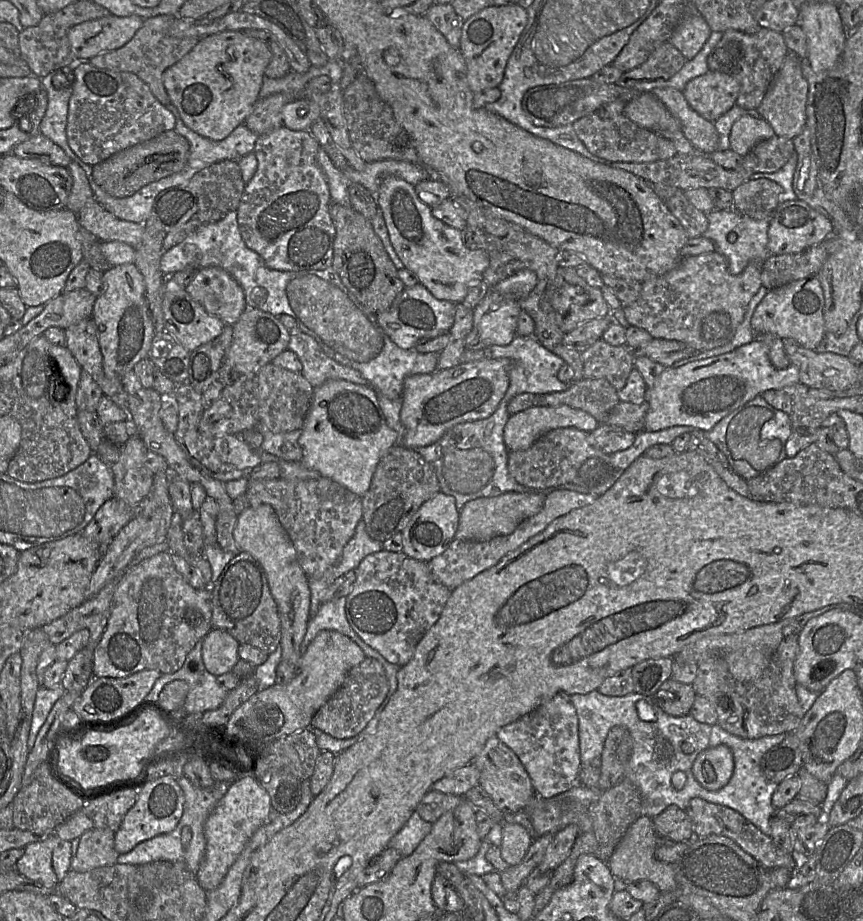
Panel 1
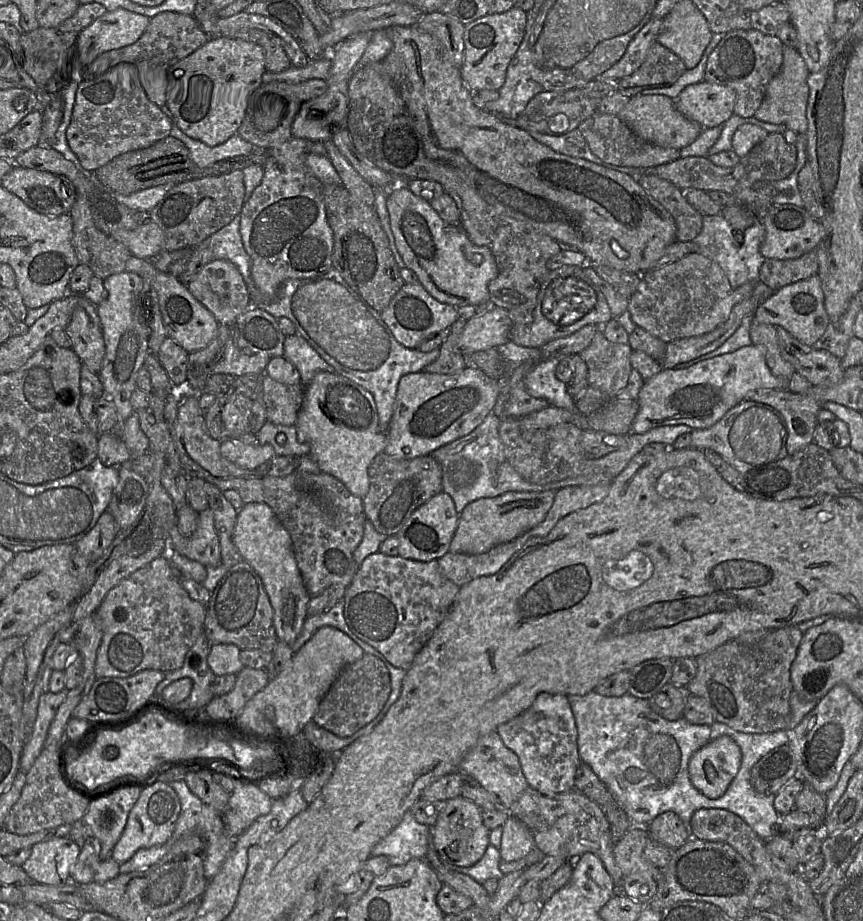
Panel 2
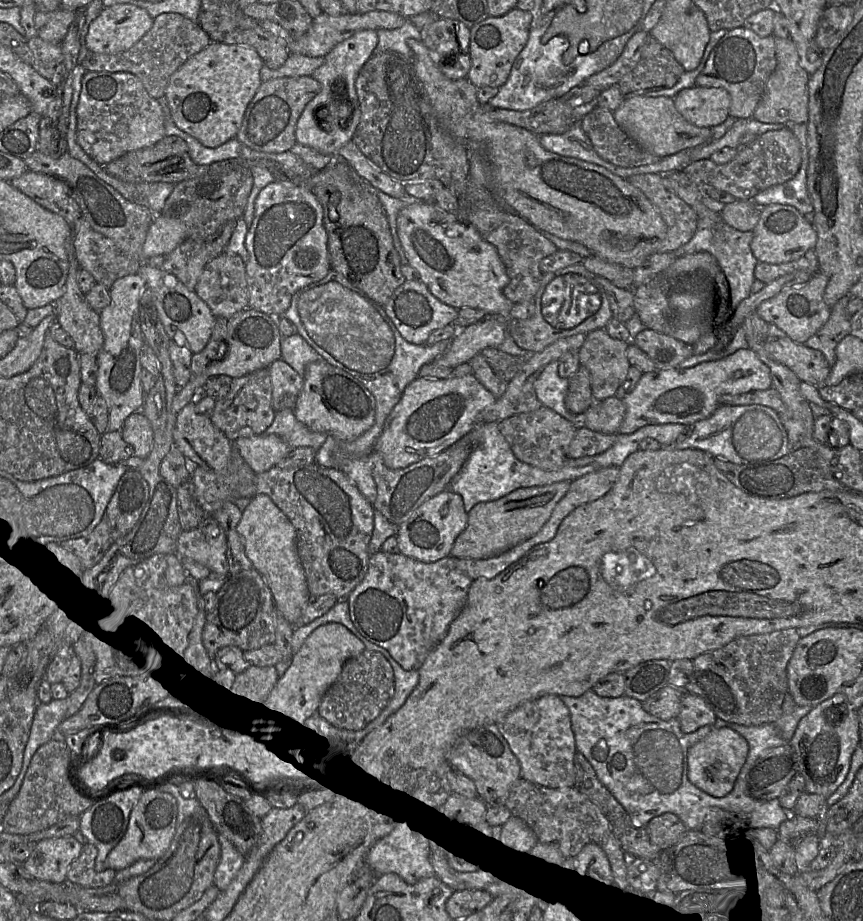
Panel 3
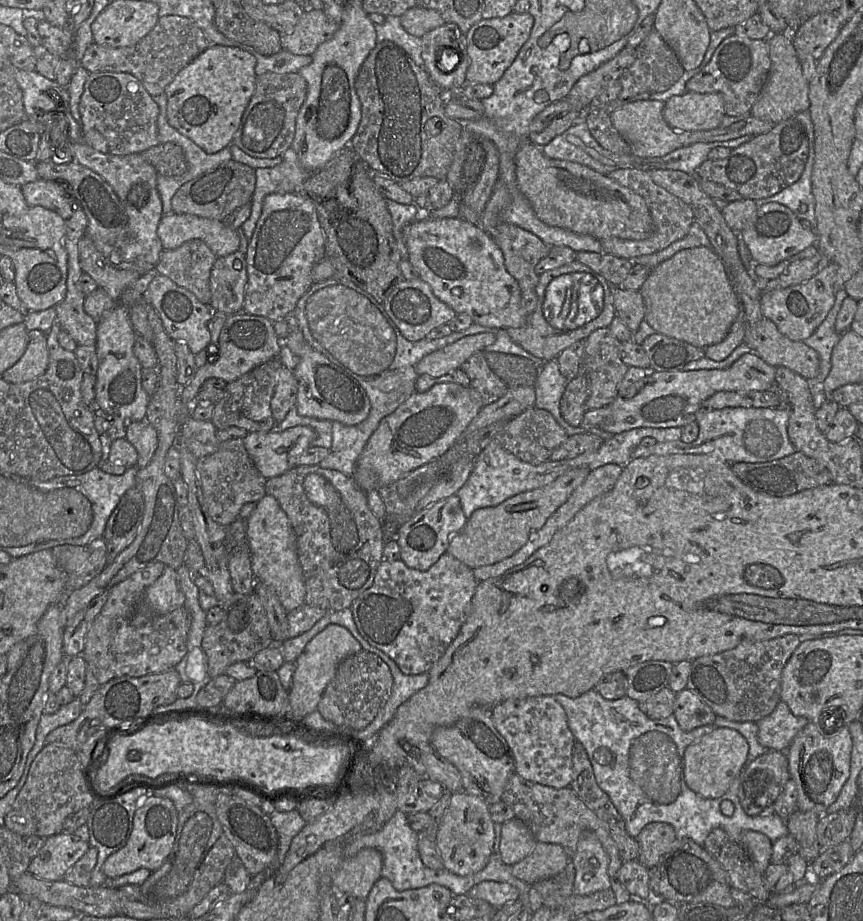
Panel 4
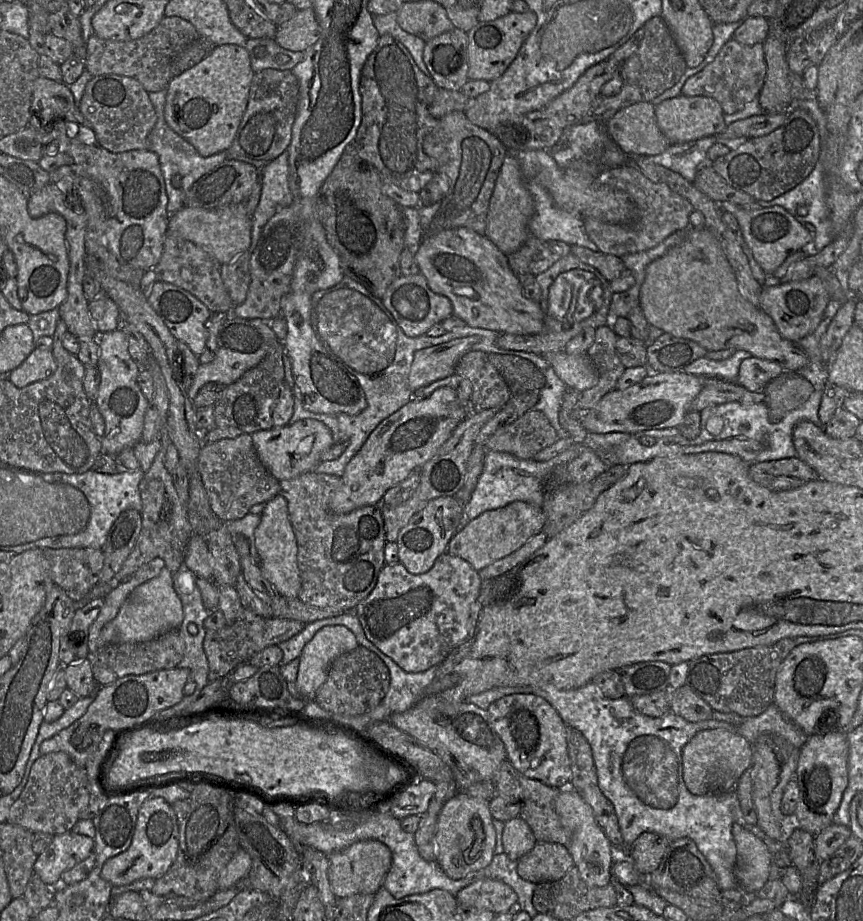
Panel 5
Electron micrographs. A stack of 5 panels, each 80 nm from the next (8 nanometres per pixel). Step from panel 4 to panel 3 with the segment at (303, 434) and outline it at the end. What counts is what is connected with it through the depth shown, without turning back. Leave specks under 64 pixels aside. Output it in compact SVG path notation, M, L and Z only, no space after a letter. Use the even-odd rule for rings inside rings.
M275 434L238 438L232 444L256 474L275 467L292 450Z

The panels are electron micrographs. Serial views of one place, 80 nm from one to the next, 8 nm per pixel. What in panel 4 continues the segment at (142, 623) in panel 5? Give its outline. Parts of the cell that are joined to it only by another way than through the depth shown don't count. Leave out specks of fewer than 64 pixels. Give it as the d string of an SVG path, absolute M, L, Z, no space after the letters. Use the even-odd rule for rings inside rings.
M165 566L161 576L144 592L146 602L157 614L167 614L185 603L185 596L179 587L177 570Z

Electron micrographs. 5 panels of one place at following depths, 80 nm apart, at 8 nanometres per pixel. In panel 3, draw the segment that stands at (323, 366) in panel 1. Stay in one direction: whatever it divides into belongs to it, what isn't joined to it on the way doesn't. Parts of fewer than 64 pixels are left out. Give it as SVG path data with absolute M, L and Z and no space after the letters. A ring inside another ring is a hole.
M297 332L281 339L281 359L302 377L308 364L323 359Z

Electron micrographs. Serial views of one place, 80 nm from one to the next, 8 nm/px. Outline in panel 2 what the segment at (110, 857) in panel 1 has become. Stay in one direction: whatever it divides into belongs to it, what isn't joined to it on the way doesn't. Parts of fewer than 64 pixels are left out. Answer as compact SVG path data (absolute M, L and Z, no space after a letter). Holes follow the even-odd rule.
M87 837L81 852L70 869L69 880L77 884L103 883L119 875L119 866L113 858L100 859L101 844L94 837Z

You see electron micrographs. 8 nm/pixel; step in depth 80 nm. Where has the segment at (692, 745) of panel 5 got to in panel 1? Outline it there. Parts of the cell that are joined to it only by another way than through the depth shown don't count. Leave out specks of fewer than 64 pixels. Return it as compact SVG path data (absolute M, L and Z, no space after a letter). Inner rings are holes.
M723 744L702 751L692 766L695 779L709 791L717 791L726 786L733 772L733 752Z

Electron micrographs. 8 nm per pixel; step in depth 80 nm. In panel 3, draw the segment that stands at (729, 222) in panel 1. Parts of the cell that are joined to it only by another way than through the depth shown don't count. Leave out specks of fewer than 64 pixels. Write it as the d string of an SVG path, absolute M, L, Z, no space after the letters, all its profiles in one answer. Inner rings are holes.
M698 218L697 230L694 236L686 244L674 251L677 257L697 252L710 253L716 258L726 277L729 286L728 303L725 305L718 304L717 302L715 328L721 326L718 328L718 341L715 347L709 351L720 351L730 342L732 333L728 332L728 330L723 330L722 324L730 318L739 303L752 294L752 285L756 280L754 270L759 262L751 250L750 245L752 239L753 231L736 230L727 223L723 223L720 227L709 229L706 228L703 221Z

